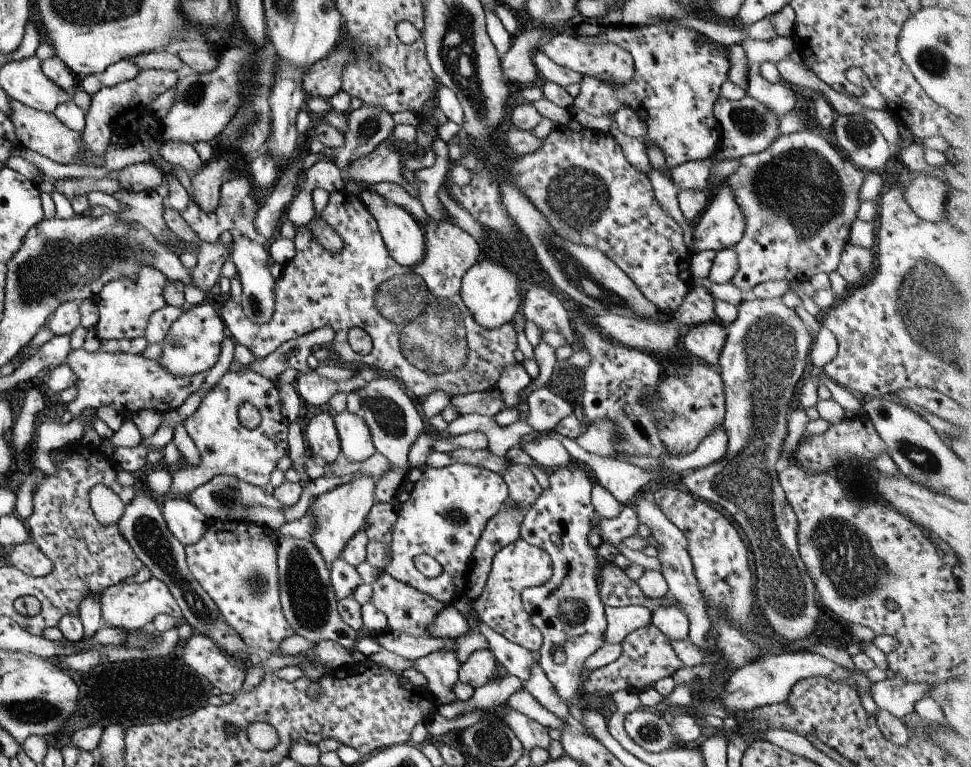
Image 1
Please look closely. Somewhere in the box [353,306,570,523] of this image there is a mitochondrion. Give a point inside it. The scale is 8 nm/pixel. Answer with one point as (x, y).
(389, 417)

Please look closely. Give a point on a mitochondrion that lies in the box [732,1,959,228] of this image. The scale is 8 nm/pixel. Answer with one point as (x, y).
(933, 61)

